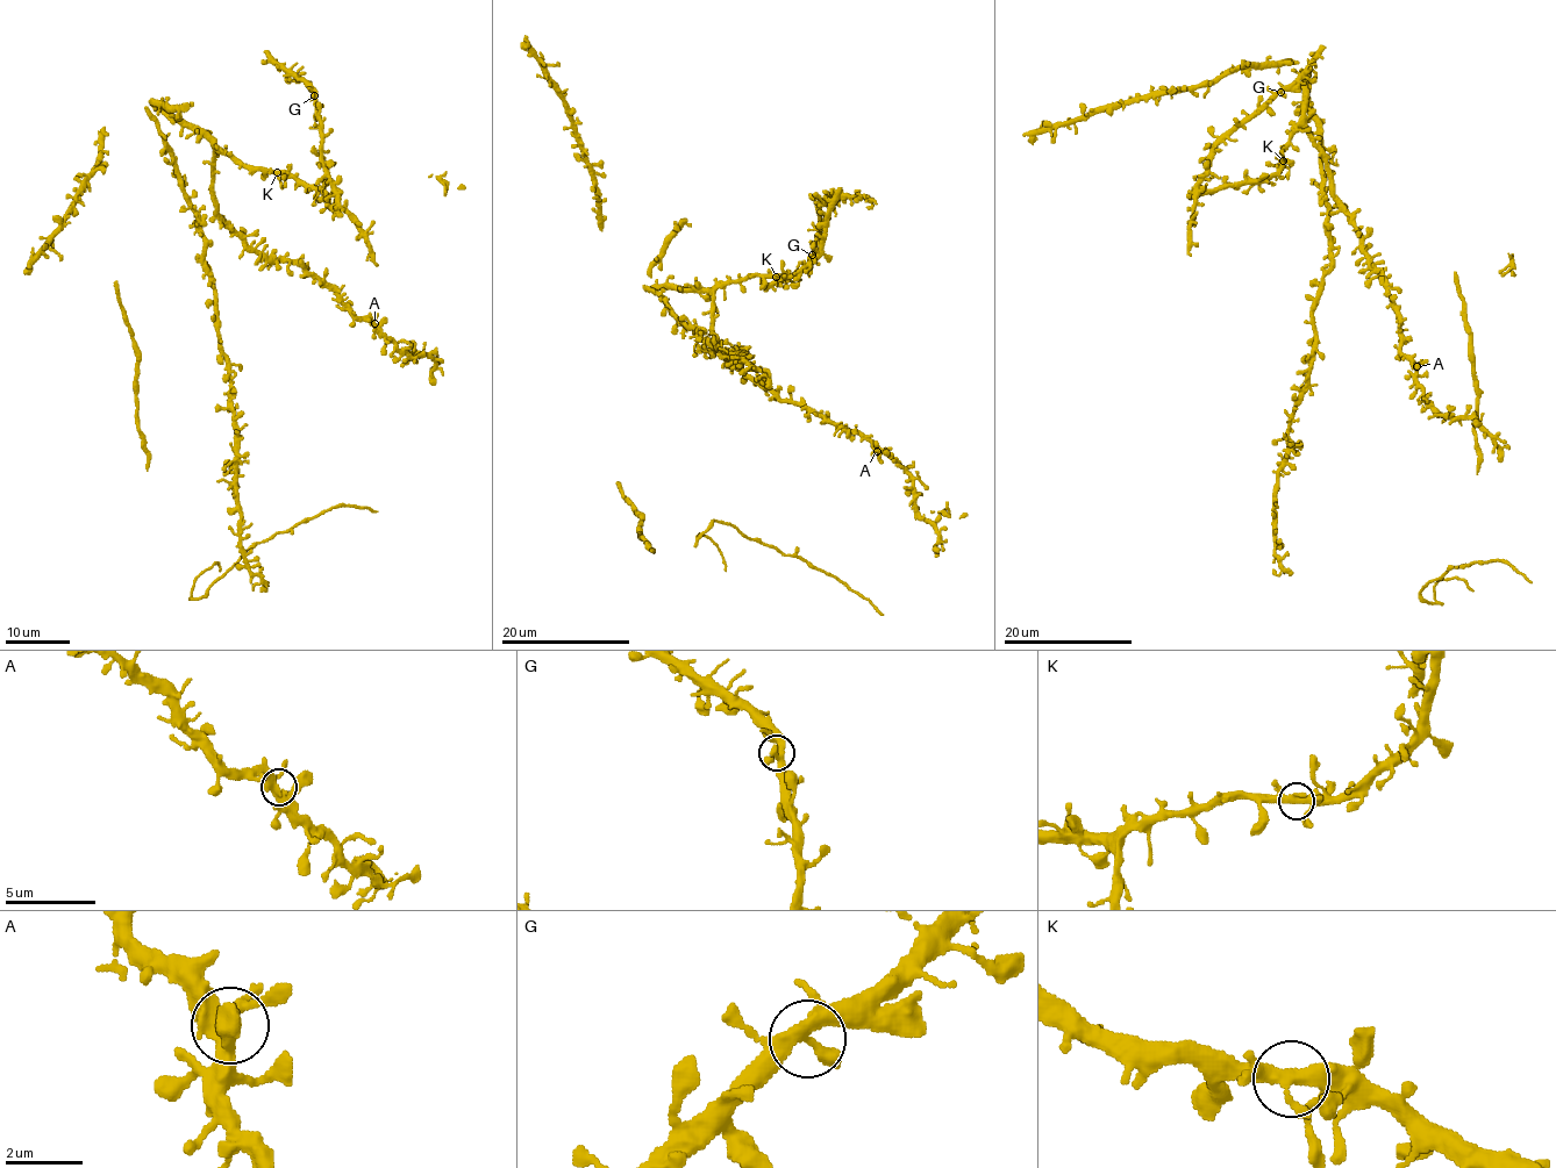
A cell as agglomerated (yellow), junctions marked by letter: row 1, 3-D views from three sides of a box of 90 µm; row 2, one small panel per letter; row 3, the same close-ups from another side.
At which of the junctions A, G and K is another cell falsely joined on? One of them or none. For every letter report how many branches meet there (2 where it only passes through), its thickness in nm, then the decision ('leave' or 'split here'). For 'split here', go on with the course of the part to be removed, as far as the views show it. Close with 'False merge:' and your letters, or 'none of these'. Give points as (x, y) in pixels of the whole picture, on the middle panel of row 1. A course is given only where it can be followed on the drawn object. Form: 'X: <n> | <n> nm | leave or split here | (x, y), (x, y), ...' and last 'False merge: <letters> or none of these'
A: 5 | 360 nm | leave
G: 5 | 360 nm | leave
K: 5 | 340 nm | leave
False merge: none of these

